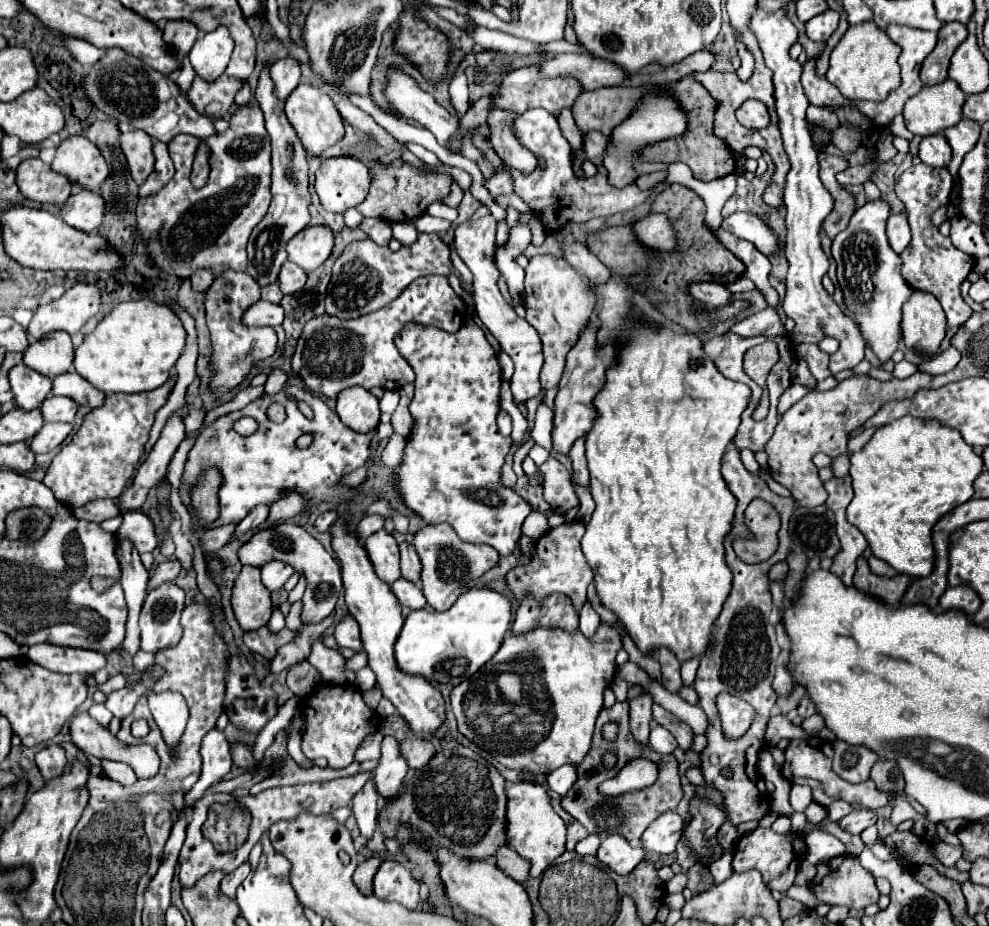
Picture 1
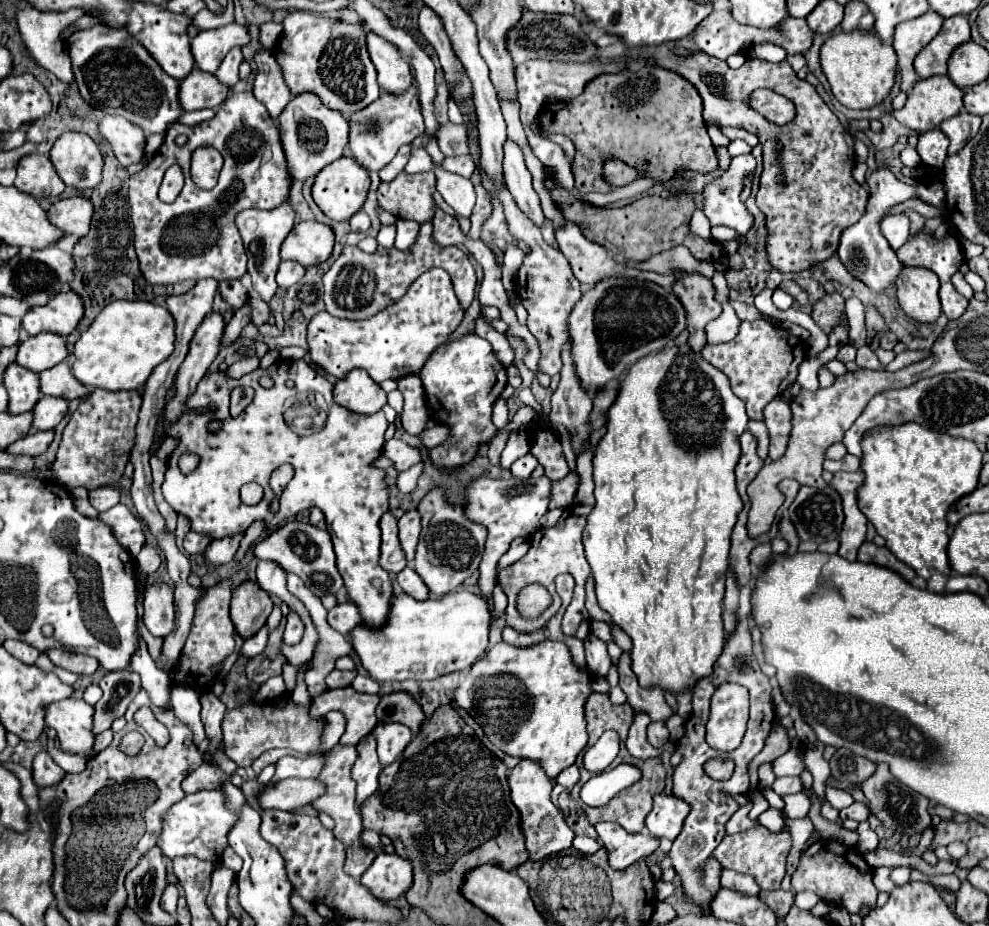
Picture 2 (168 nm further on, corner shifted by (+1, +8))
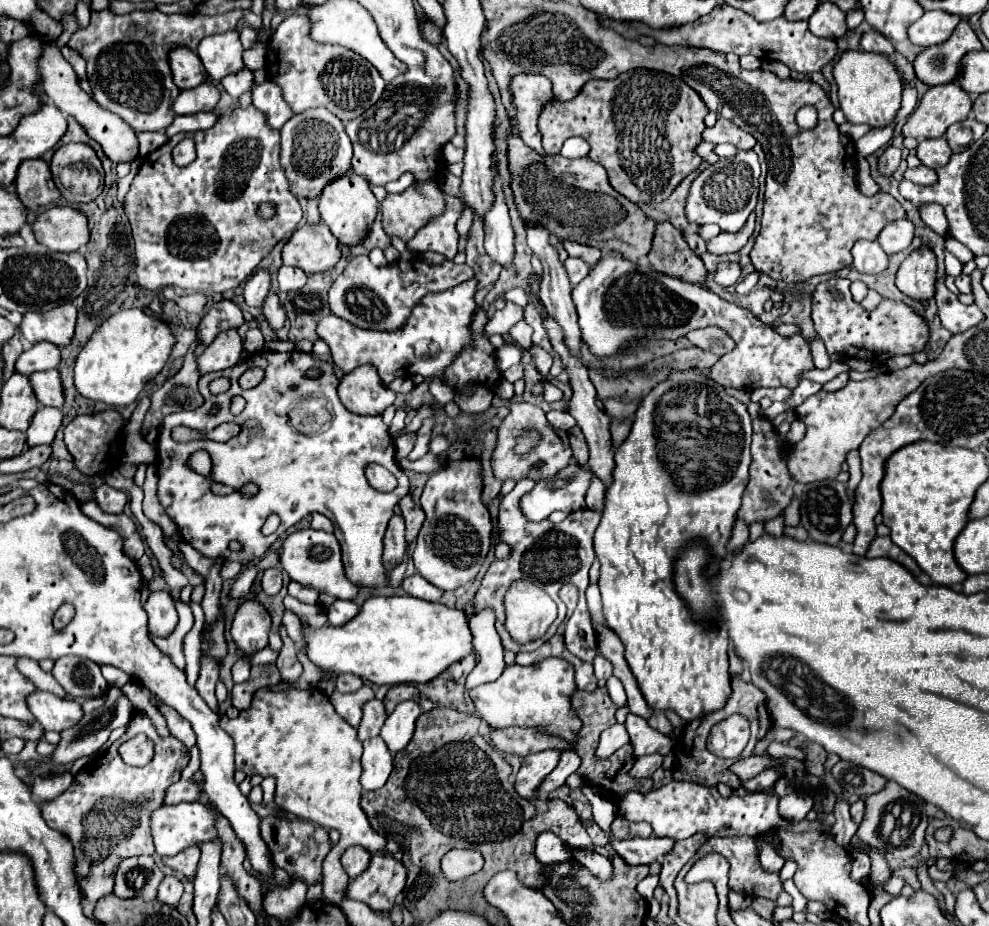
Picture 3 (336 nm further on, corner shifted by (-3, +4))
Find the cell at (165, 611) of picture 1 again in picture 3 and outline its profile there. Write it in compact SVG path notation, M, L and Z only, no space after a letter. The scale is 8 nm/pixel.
M152 592L144 604L148 614L148 630L156 638L166 638L178 624L178 612L170 592Z

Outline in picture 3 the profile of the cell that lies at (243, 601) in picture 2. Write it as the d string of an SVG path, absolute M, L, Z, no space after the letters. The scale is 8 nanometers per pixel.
M246 600L238 606L234 616L230 634L234 644L246 654L252 656L254 652L268 646L268 632L270 632L270 616L260 602Z

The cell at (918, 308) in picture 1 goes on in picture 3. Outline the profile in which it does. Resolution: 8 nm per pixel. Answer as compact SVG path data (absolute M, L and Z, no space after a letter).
M930 246L916 248L898 268L896 286L914 300L928 300L934 296L936 284L936 254Z

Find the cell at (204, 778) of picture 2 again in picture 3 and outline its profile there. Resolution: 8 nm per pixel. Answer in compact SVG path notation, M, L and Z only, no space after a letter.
M180 780L172 786L168 786L168 792L164 796L164 804L190 802L190 800L198 800L200 796L202 796L202 792L198 790L198 786L192 780Z

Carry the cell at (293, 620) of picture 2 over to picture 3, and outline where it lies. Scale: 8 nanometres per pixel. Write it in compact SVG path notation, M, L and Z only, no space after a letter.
M286 596L284 598L284 606L292 612L298 614L300 622L312 626L312 628L318 628L322 624L328 624L328 616L326 616L326 610L320 608L318 604L304 604L292 596Z

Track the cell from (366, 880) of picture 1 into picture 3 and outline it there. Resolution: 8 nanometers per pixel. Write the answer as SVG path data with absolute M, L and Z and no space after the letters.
M360 846L348 848L340 858L340 862L342 862L342 866L350 878L356 878L360 872L364 872L368 866L368 860L370 860L370 852L360 848Z

